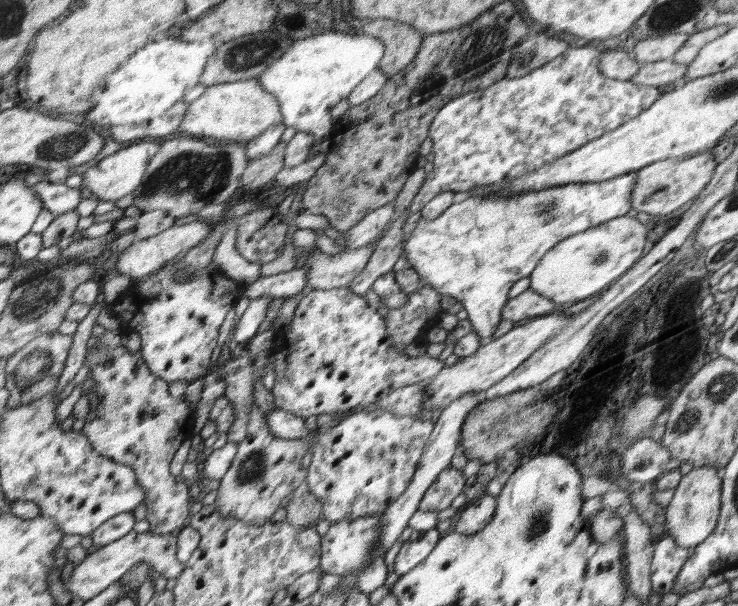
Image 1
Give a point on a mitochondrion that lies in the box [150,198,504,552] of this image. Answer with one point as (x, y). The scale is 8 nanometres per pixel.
(251, 469)

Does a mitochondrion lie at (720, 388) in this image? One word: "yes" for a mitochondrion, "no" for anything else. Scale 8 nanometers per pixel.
yes

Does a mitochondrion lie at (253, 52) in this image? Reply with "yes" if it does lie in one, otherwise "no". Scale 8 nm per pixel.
yes

